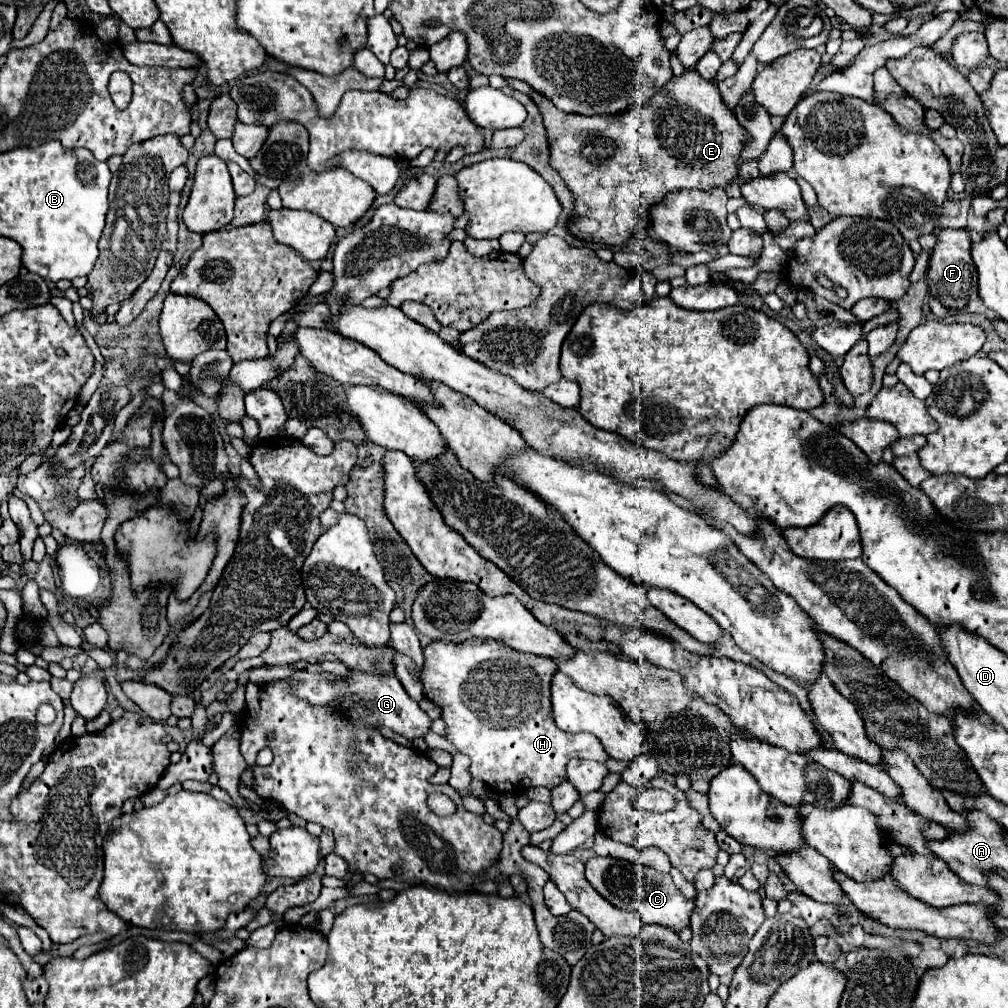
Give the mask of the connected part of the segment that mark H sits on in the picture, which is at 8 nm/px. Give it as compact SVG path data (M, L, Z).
M468 639L460 645L432 641L424 649L424 695L438 703L444 711L444 721L448 725L446 739L456 745L456 749L470 757L470 773L474 779L480 779L494 793L520 795L528 787L556 787L566 779L566 763L572 757L584 757L594 761L608 761L608 755L594 735L570 735L556 727L552 721L552 703L550 703L550 681L556 673L556 663L546 657L532 653L520 653L512 647L506 647L494 639Z

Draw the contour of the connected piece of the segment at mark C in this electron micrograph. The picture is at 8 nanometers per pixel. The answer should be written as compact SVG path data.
M592 857L586 861L586 877L606 901L612 901L612 905L618 909L640 913L646 923L662 923L674 931L690 925L694 903L678 891L670 875L614 857Z

